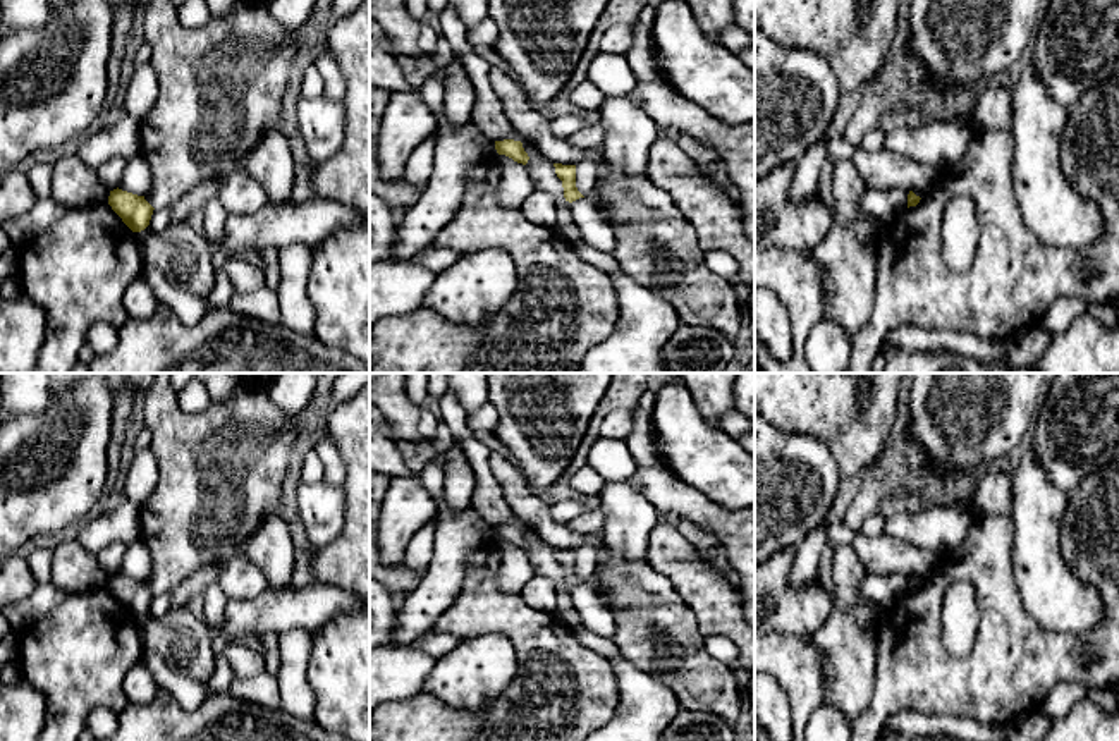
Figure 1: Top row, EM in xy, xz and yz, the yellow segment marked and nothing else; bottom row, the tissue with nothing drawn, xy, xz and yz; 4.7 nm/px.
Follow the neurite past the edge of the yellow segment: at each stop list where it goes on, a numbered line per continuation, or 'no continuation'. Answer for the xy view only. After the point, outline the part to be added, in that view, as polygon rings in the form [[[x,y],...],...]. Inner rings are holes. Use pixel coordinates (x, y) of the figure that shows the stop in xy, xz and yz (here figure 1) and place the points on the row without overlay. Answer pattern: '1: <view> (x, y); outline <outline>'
no continuation

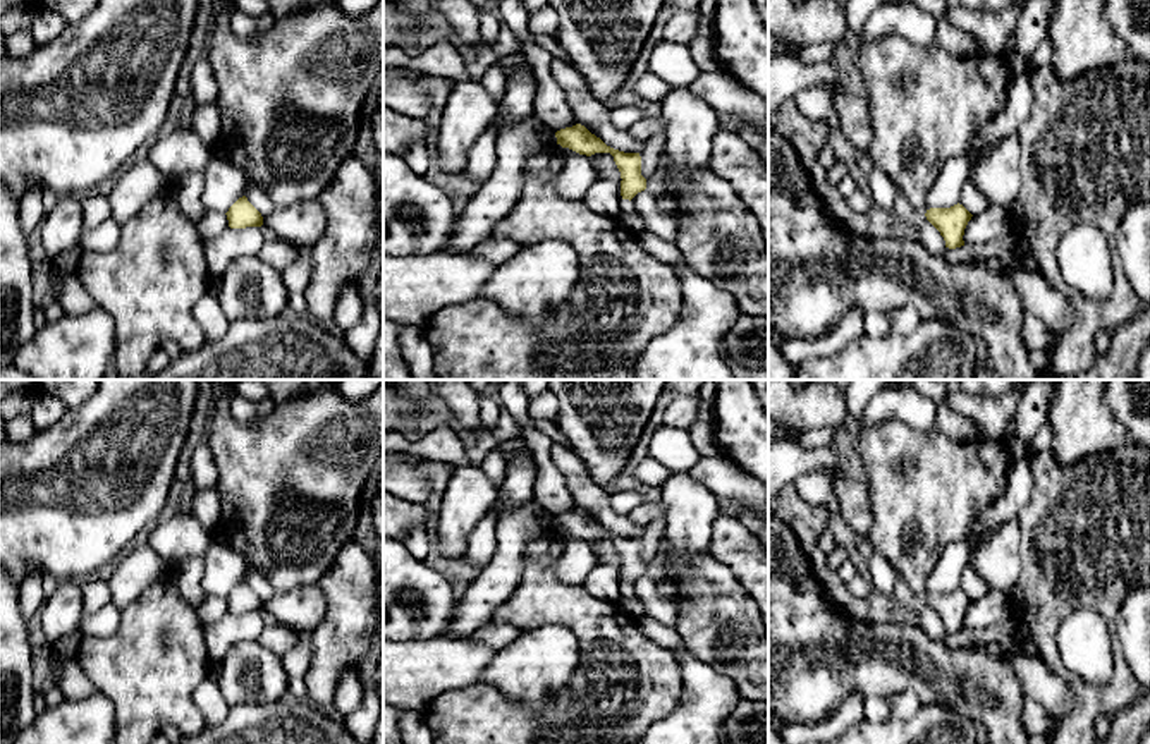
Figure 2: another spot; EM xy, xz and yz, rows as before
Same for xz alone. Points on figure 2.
1: xz (626, 602); outline [[[622,584],[622,588],[621,588],[621,598],[619,598],[617,605],[624,612],[633,615],[636,620],[641,619],[641,615],[634,610],[634,589],[629,584]]]

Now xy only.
no continuation

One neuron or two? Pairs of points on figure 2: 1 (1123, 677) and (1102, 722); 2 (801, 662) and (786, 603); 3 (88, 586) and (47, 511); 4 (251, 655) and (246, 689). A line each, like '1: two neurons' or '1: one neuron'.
1: two neurons
2: one neuron
3: two neurons
4: one neuron

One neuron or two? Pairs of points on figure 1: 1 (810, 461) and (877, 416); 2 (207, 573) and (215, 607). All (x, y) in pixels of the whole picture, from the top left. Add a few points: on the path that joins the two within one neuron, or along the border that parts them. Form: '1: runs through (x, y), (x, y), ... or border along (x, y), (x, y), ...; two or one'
1: border along (791, 434), (819, 437), (829, 447), (841, 478); two
2: border along (217, 581), (210, 583), (203, 594); two

